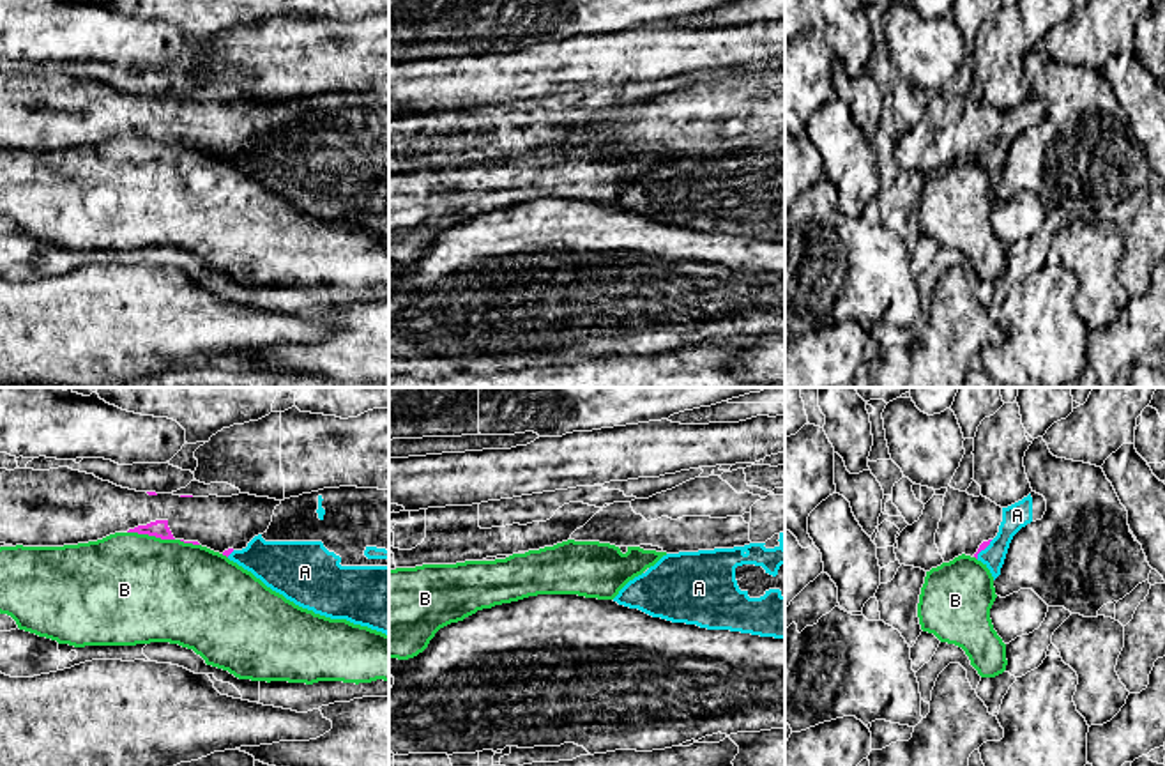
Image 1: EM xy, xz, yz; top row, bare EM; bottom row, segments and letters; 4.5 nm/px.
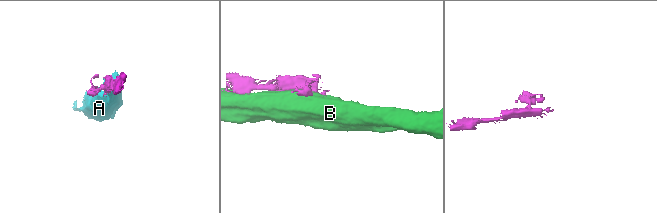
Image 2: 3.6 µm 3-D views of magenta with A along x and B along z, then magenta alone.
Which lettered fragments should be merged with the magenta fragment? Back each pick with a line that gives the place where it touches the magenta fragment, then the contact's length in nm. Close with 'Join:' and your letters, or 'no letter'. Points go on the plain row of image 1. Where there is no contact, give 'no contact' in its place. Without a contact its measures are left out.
A: yz (983, 153) | 120 nm
Join: A

